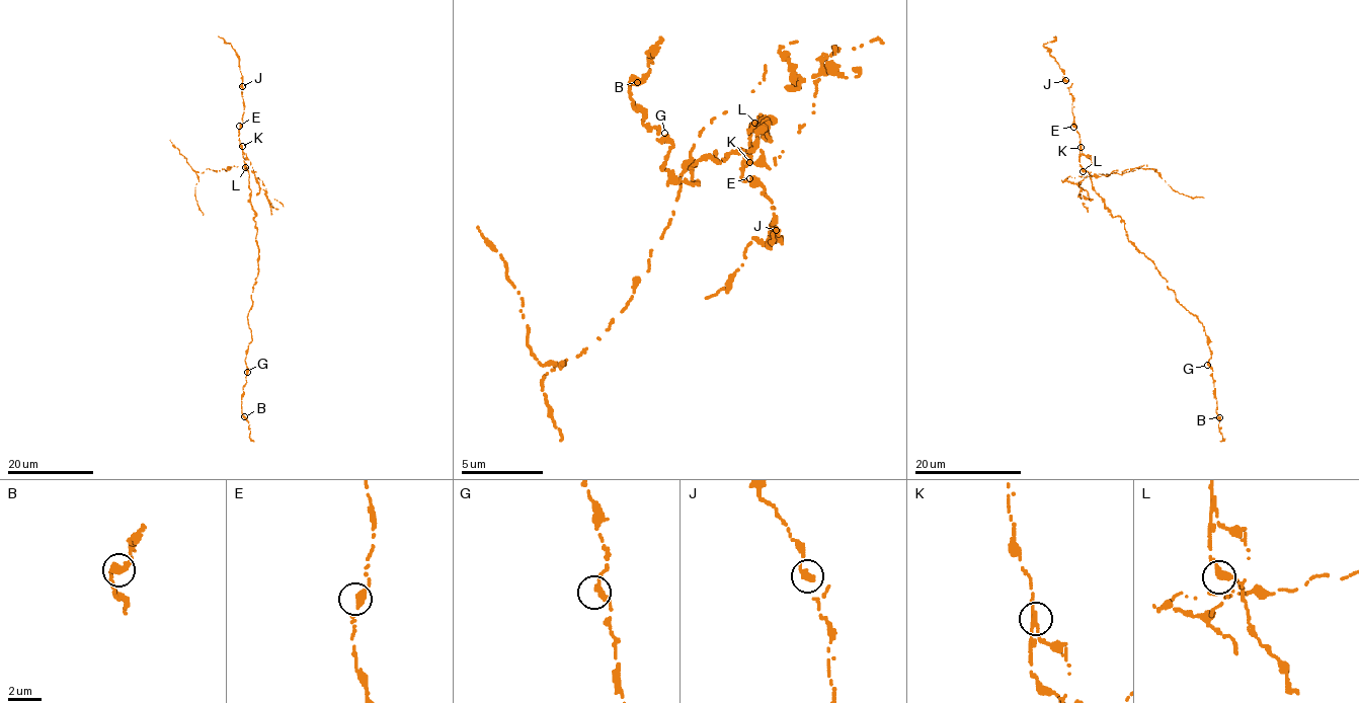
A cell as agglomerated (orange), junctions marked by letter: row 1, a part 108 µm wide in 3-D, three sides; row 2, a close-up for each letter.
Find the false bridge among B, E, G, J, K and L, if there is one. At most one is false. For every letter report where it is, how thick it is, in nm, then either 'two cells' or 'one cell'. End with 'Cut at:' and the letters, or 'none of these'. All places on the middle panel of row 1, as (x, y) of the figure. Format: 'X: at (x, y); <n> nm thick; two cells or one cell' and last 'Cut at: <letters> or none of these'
B: at (637, 82); 320 nm thick; one cell
E: at (749, 178); 340 nm thick; one cell
G: at (664, 133); 340 nm thick; one cell
J: at (776, 230); 320 nm thick; one cell
K: at (749, 162); 320 nm thick; two cells
L: at (754, 123); 360 nm thick; one cell
Cut at: K

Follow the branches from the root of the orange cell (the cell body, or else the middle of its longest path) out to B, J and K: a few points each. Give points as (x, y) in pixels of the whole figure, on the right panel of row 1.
B: (1124, 226), (1129, 242), (1153, 263), (1179, 303), (1202, 324), (1211, 353), (1208, 366), (1219, 417)
J: (1124, 226), (1121, 218), (1108, 213), (1089, 171), (1081, 167), (1071, 83), (1065, 80)
K: (1124, 226), (1124, 221), (1110, 214), (1103, 199), (1093, 188), (1089, 171), (1080, 163), (1082, 147)

